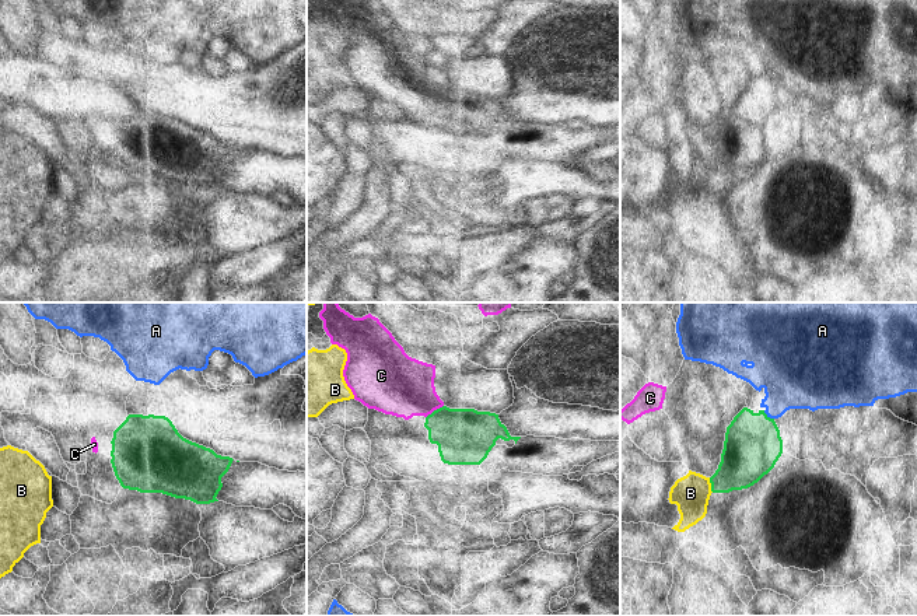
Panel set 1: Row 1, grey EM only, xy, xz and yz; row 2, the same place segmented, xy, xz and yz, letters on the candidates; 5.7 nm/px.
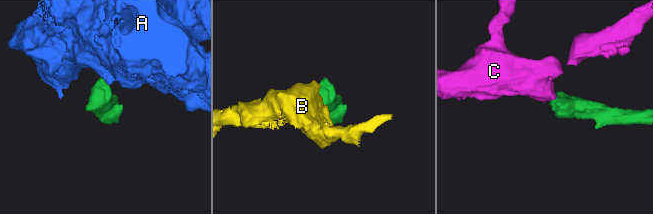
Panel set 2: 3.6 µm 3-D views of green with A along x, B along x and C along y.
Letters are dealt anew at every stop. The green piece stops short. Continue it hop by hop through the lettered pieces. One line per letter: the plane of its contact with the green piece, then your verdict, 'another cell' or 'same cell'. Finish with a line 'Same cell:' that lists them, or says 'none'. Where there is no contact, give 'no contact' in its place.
A: contact in yz; another cell
B: contact in yz; another cell
C: contact in xz; same cell
Same cell: C

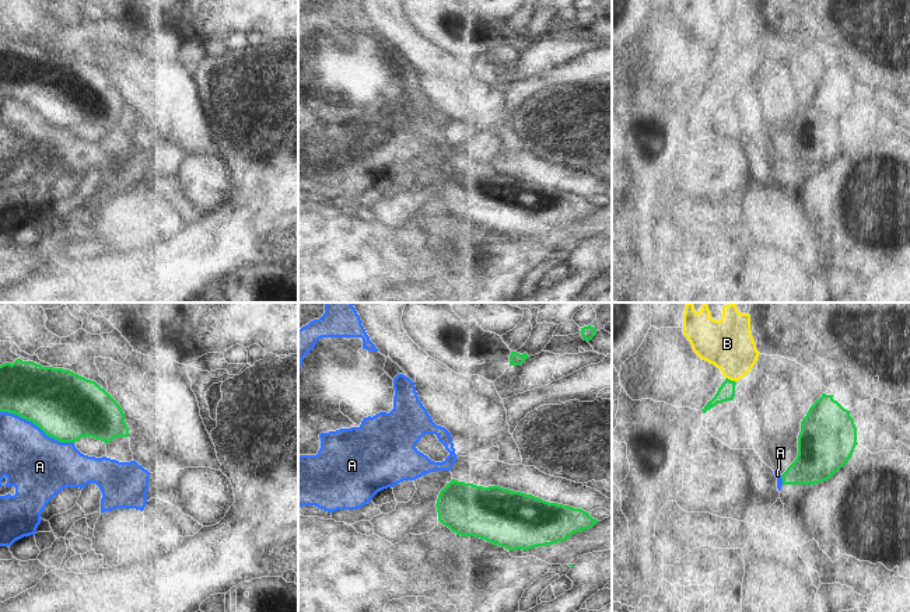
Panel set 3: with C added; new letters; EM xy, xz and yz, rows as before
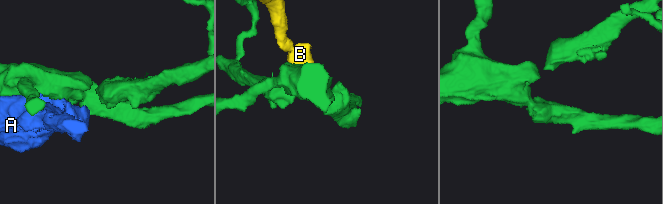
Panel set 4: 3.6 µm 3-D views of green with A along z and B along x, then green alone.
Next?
A: contact in xy; another cell
B: contact in yz; another cell
Same cell: none

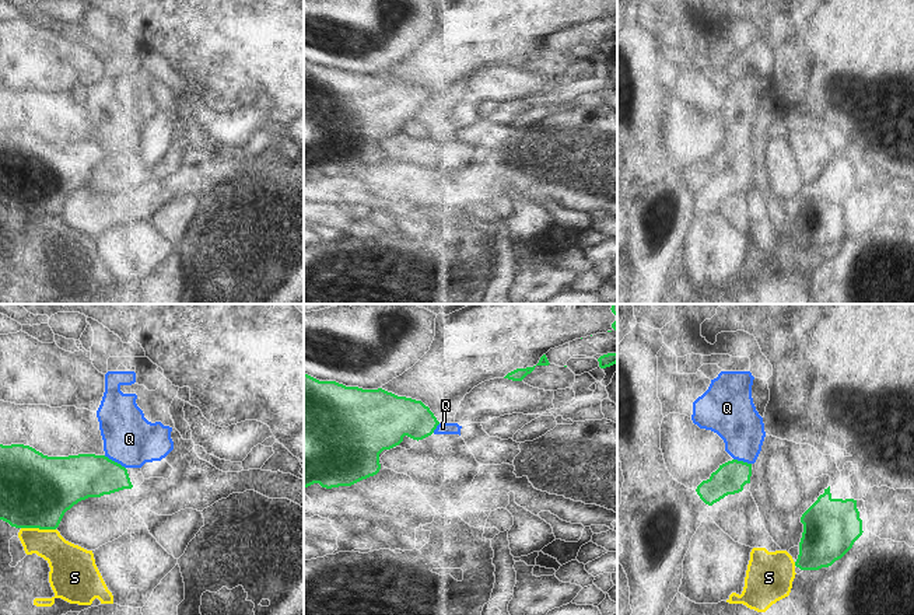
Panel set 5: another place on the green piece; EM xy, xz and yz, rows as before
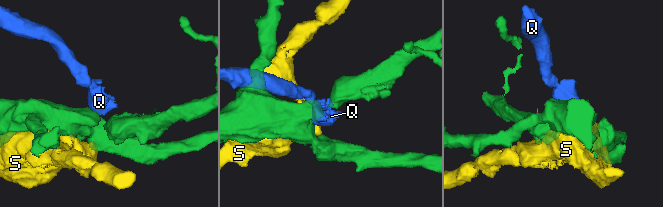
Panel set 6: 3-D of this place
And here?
Q: contact in xy; another cell
S: contact in xy; another cell
Same cell: none

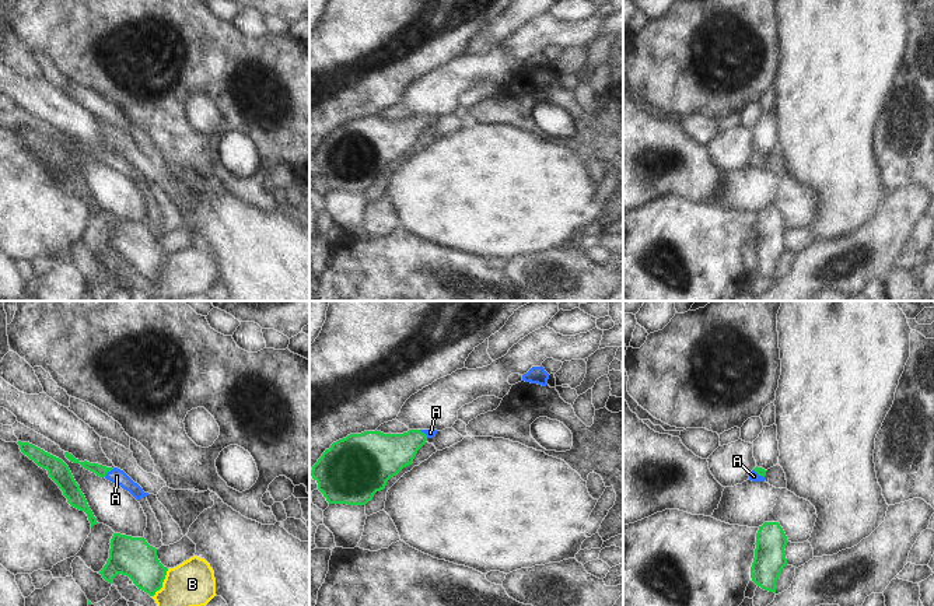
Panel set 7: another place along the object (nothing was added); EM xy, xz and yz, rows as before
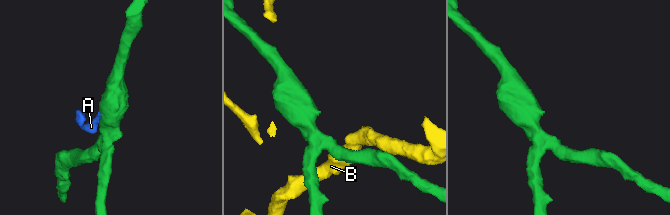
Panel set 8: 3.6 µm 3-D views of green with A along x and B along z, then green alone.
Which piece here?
A: contact in xy; same cell
B: contact in xy; another cell
Same cell: A

